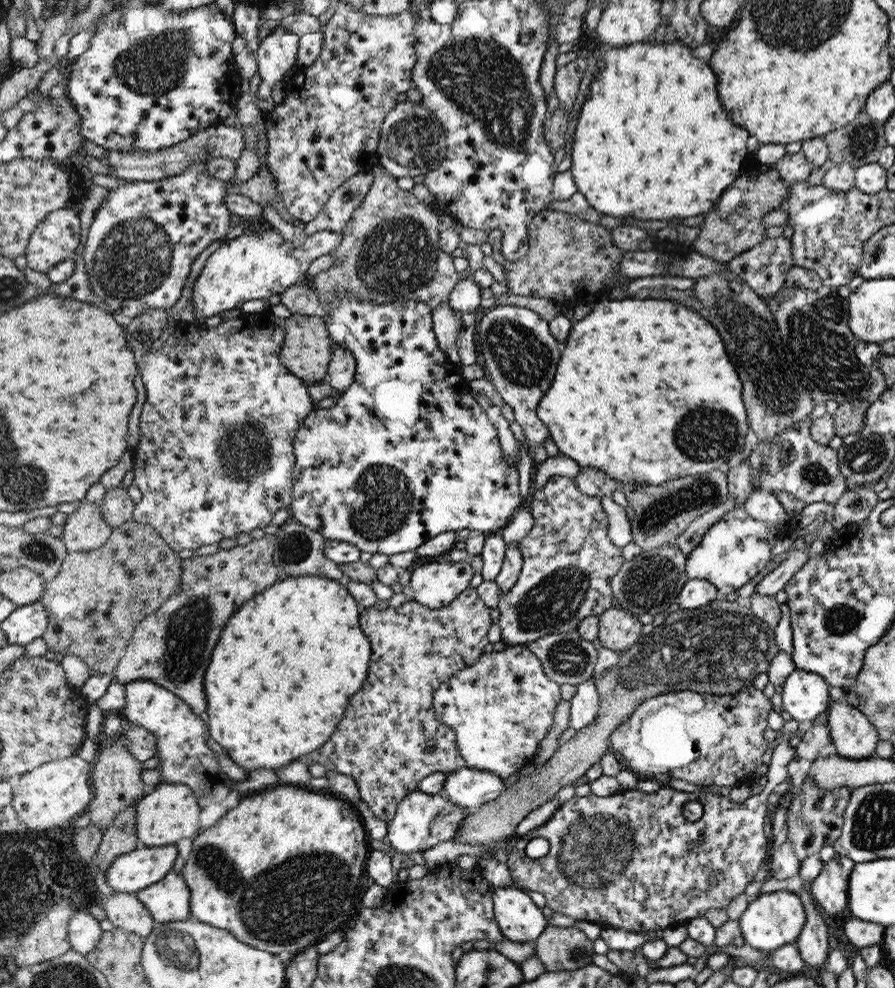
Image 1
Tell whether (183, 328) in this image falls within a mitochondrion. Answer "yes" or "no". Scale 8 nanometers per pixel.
no

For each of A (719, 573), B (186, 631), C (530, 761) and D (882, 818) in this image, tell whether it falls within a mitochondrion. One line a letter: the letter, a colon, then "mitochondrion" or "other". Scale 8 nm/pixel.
A: other
B: mitochondrion
C: other
D: mitochondrion

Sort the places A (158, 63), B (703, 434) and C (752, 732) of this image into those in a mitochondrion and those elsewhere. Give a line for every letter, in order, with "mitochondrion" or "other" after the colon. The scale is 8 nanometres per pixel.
A: mitochondrion
B: mitochondrion
C: other

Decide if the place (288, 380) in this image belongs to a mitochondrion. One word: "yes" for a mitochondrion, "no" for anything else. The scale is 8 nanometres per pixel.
no

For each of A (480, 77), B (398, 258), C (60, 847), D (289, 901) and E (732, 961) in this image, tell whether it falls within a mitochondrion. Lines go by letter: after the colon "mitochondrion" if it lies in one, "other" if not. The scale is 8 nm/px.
A: mitochondrion
B: mitochondrion
C: other
D: mitochondrion
E: other

